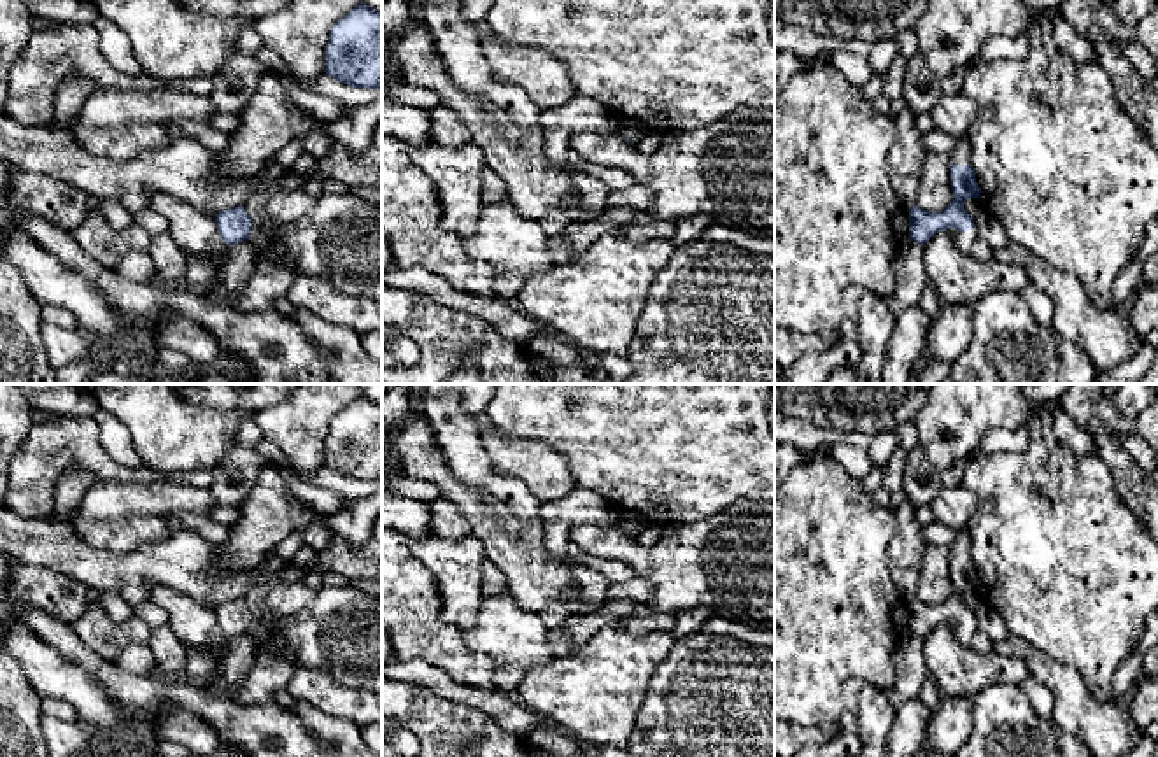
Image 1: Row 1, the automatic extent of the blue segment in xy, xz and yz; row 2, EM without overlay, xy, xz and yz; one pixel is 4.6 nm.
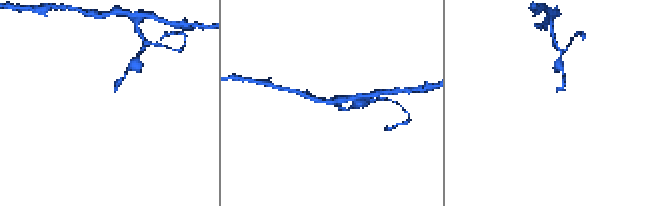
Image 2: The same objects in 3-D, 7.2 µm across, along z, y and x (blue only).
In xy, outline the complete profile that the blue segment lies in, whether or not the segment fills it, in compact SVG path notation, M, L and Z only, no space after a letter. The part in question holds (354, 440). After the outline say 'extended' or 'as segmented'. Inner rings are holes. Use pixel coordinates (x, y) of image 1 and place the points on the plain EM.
M361 394L331 419L326 468L352 480L382 482L382 405Z; as segmented

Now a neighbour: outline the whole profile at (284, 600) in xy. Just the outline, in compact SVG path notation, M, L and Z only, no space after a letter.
M296 580L275 584L266 596L266 605L275 617L282 619L301 612L314 598L315 592L303 580Z

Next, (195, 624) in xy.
M149 584L149 601L168 613L170 627L189 647L205 647L215 659L222 654L228 636L221 631L214 608L168 585Z

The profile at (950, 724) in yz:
M941 696L939 706L932 710L925 729L925 743L930 752L955 755L969 739L972 731L972 697Z

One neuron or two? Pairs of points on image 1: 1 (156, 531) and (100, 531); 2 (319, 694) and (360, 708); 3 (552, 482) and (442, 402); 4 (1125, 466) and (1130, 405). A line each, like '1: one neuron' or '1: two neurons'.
1: one neuron
2: one neuron
3: two neurons
4: two neurons

